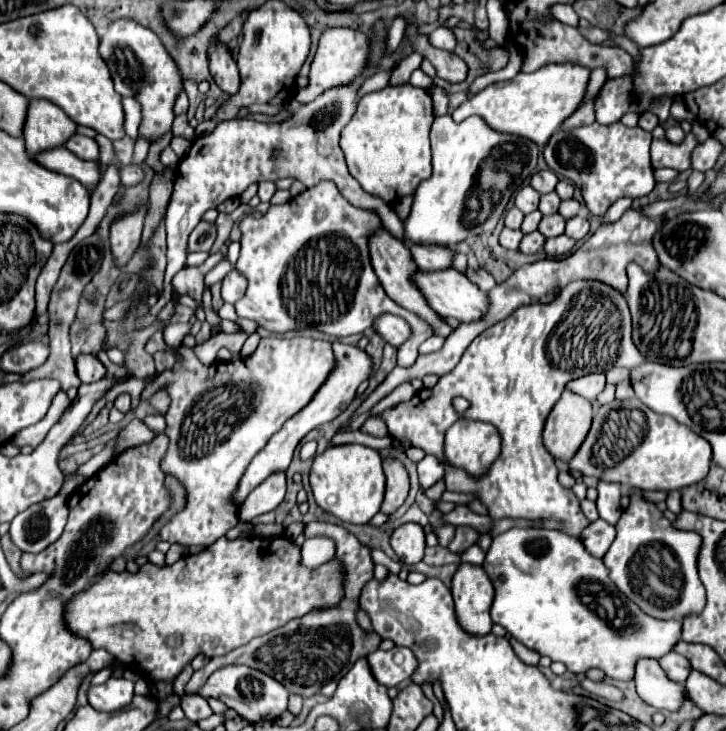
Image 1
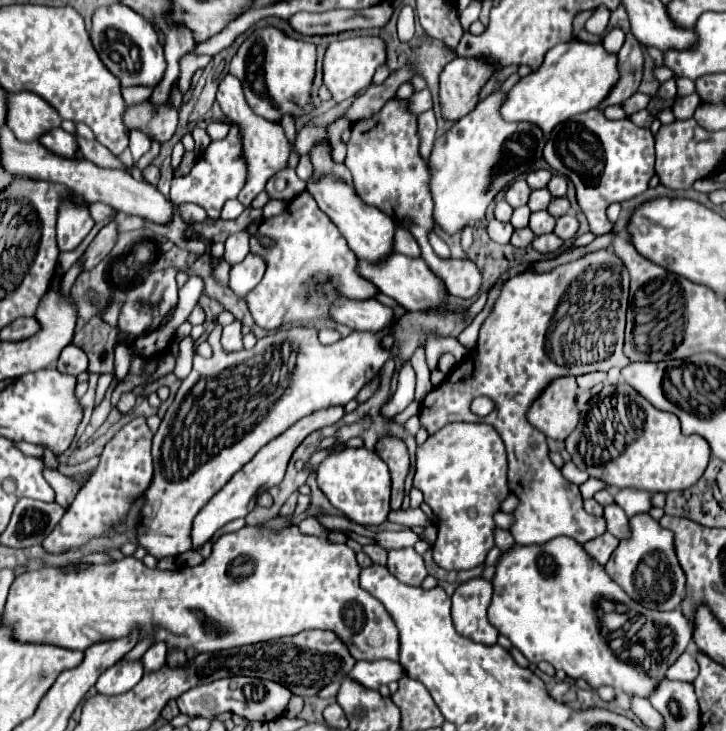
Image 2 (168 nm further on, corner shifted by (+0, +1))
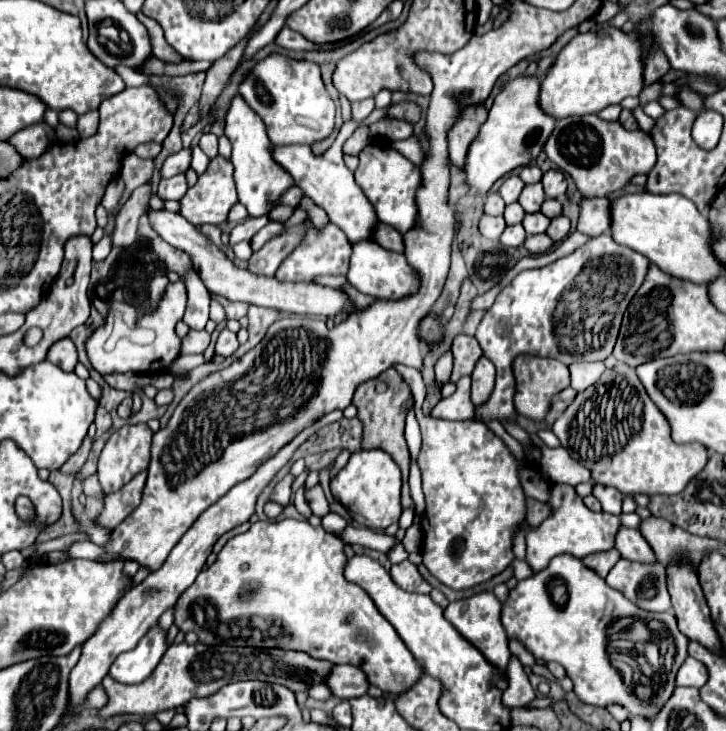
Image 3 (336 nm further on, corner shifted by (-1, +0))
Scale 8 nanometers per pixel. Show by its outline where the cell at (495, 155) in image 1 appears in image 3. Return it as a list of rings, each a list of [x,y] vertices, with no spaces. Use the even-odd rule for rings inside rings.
[[[519,75],[513,81],[509,81],[495,97],[487,121],[483,123],[477,139],[469,147],[465,163],[467,183],[473,193],[487,193],[499,177],[507,175],[517,167],[529,165],[541,153],[557,119],[541,109],[539,91],[541,91],[539,75],[533,77]]]

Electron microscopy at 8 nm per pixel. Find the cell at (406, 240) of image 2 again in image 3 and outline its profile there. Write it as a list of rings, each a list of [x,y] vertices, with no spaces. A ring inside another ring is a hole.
[[[377,223],[377,227],[373,229],[373,241],[379,243],[383,249],[403,253],[403,243],[401,243],[399,231],[393,227],[387,227],[385,223]]]

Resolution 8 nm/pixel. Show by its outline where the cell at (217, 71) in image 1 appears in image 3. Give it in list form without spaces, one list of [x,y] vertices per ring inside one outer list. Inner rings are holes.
[[[237,95],[227,111],[227,125],[225,125],[225,135],[229,137],[233,145],[233,155],[231,163],[235,167],[235,183],[237,183],[237,195],[239,201],[247,207],[249,217],[263,217],[269,215],[273,207],[279,205],[281,195],[293,185],[293,179],[273,163],[273,157],[269,155],[269,139],[265,135],[265,125],[261,123],[259,115],[253,115],[249,111],[247,103]]]

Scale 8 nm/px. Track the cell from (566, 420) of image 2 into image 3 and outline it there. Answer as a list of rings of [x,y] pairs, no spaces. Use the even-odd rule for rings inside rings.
[[[517,355],[513,361],[513,375],[515,375],[515,397],[513,397],[513,405],[517,409],[517,413],[535,419],[535,421],[543,421],[553,395],[557,395],[559,391],[563,391],[565,387],[569,387],[569,369],[567,365],[563,365],[557,359],[549,359],[549,357],[535,357],[535,355]]]

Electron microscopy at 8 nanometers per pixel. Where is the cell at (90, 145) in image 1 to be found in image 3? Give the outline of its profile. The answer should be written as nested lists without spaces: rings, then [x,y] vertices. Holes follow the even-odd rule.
[[[47,123],[25,127],[23,131],[17,131],[17,135],[9,137],[9,145],[13,145],[23,159],[35,159],[37,155],[43,155],[53,141],[55,131]]]

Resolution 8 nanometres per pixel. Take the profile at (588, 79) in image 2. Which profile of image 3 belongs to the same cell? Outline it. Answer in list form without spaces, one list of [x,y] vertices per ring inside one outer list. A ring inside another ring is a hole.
[[[605,27],[599,31],[579,33],[575,35],[563,51],[557,55],[555,65],[547,71],[543,83],[541,83],[541,107],[549,111],[553,117],[569,117],[569,115],[587,115],[587,113],[599,113],[601,109],[621,103],[625,97],[637,97],[643,89],[643,51],[645,43],[637,29],[631,33],[625,33],[617,27]]]

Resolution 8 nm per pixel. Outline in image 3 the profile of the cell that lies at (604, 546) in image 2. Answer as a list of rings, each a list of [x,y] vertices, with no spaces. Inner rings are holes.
[[[613,549],[613,551],[603,551],[603,553],[597,553],[597,555],[587,555],[587,557],[583,559],[583,563],[585,563],[585,567],[593,569],[599,577],[605,579],[607,573],[613,569],[613,565],[615,565],[619,559],[621,559],[619,551]]]

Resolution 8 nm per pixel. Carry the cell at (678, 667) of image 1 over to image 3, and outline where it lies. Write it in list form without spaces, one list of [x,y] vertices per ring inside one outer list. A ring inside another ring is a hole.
[[[687,657],[677,673],[677,685],[701,689],[705,683],[707,683],[707,667],[703,667],[697,659]]]

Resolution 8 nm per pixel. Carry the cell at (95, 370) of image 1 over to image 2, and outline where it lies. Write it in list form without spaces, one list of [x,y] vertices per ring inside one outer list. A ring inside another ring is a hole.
[[[68,344],[60,358],[58,358],[58,370],[64,372],[64,374],[72,374],[72,376],[78,376],[82,372],[88,370],[88,356],[82,348],[74,346],[74,344]]]

